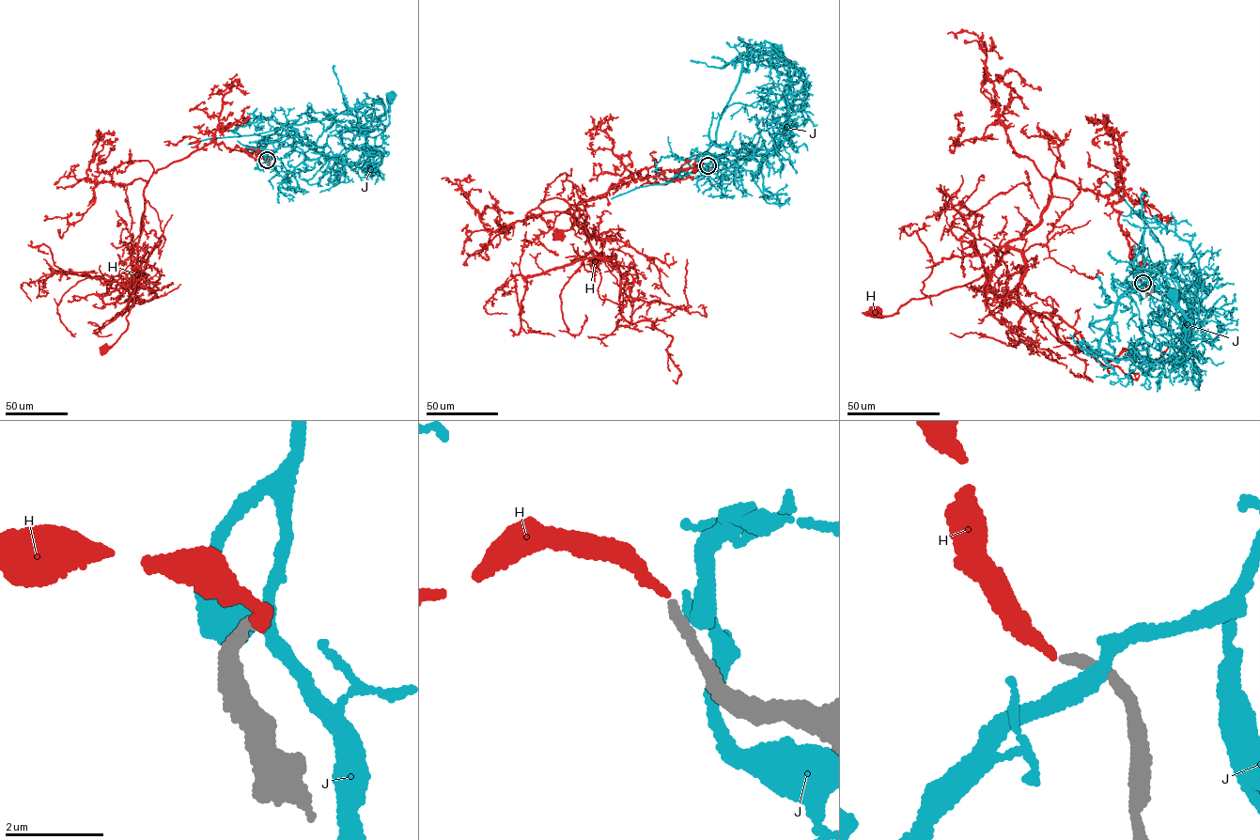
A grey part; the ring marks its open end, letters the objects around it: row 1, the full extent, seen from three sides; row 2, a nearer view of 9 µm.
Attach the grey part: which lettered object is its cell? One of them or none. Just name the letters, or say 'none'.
H

